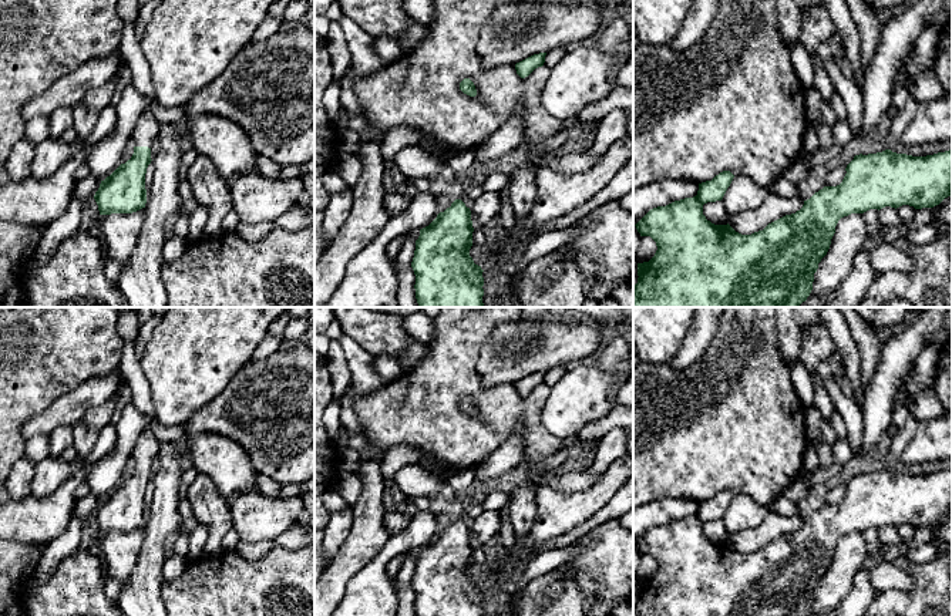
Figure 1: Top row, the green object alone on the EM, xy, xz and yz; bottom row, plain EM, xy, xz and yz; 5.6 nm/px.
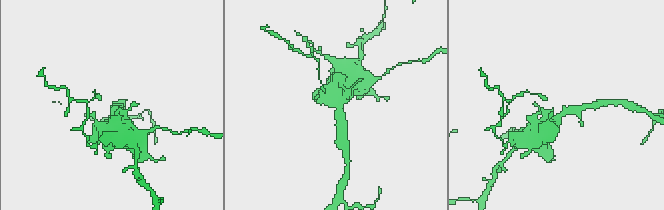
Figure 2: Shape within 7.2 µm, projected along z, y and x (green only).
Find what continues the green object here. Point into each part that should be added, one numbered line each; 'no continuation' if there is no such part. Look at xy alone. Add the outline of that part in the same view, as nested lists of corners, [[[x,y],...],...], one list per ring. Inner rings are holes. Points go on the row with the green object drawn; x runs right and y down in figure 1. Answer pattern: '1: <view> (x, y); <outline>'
1: xy (147, 130); [[[141,115],[134,128],[131,142],[134,147],[151,148],[158,138],[161,127],[152,115]]]

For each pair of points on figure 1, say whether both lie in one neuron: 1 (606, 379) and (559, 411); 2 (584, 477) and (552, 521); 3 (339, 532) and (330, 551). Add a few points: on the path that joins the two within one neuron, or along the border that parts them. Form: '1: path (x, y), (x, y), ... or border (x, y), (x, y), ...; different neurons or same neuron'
1: path (595, 383), (571, 404); same neuron
2: border (602, 473), (577, 491), (562, 491), (547, 484); different neurons
3: path (335, 537), (330, 547); same neuron

